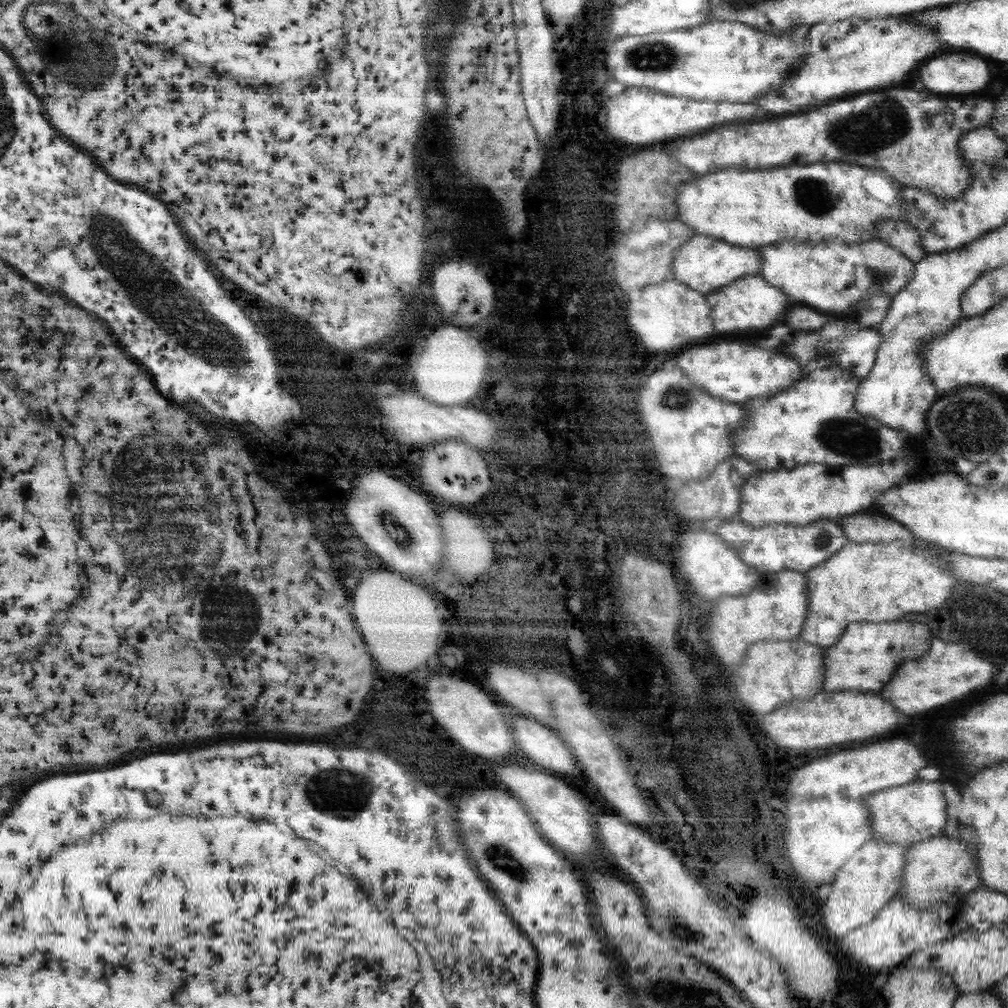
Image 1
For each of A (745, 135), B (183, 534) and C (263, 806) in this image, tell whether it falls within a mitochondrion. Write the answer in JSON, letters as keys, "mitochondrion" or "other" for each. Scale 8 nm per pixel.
{"A":"other","B":"mitochondrion","C":"other"}

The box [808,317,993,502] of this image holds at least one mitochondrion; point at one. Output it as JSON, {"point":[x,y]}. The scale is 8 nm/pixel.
{"point":[846,438]}

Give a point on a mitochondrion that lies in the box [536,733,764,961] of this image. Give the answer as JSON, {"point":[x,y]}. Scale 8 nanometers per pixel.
{"point":[669,917]}

